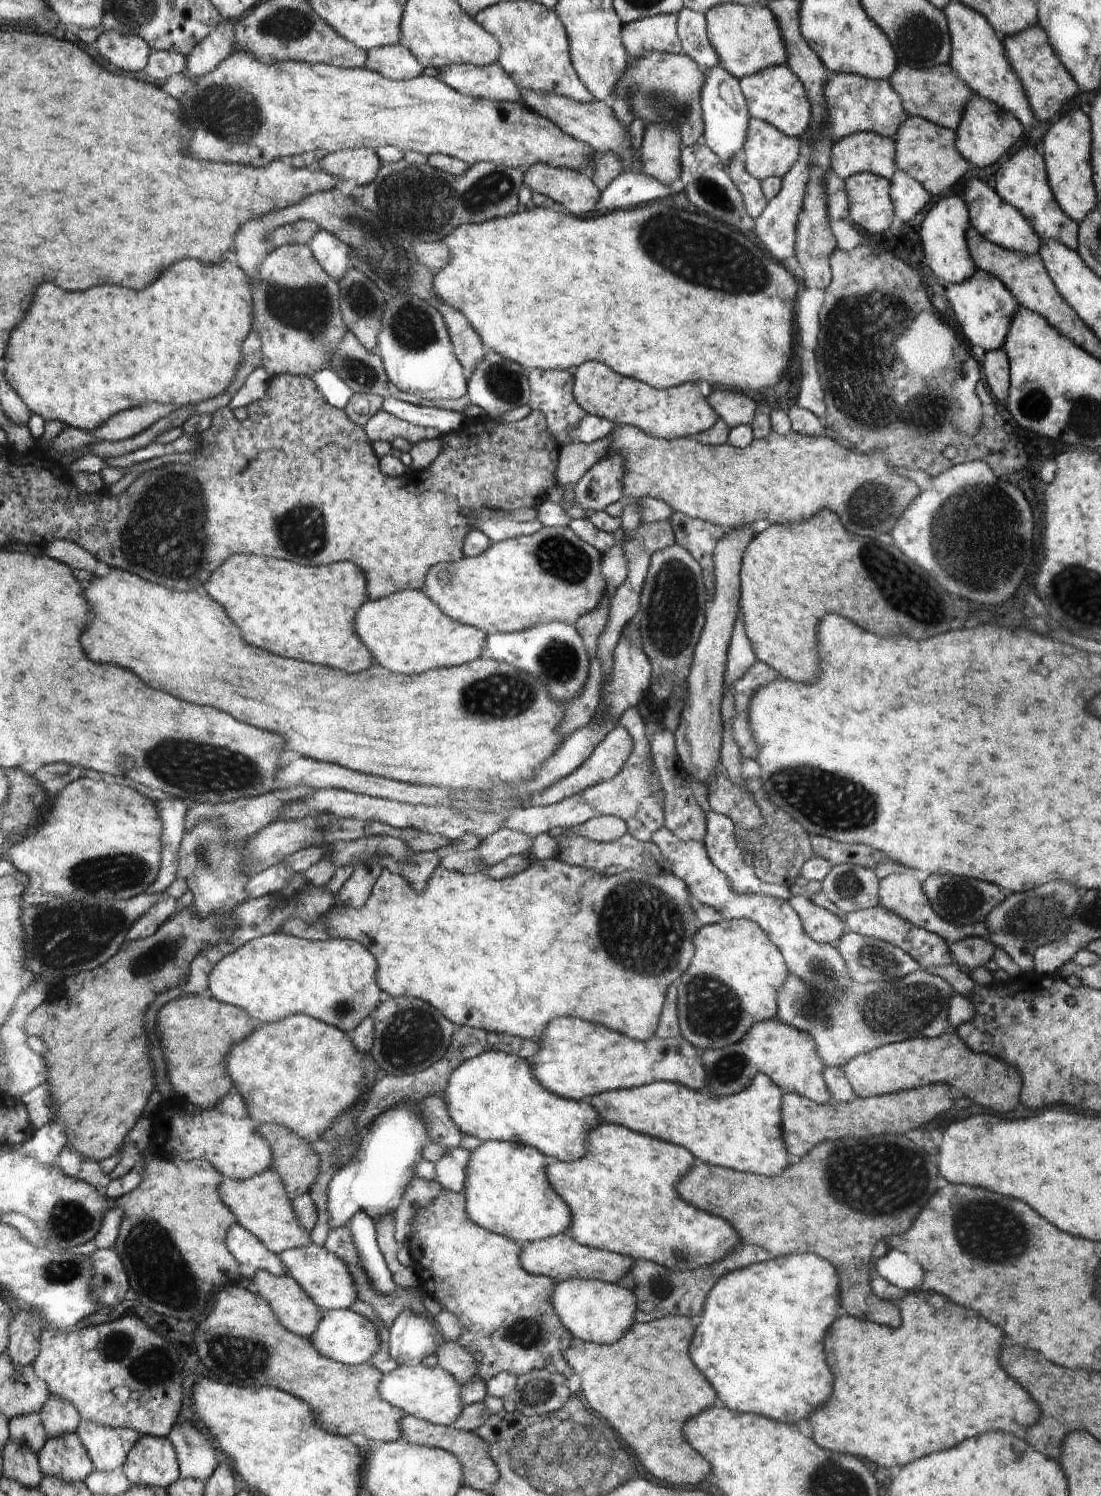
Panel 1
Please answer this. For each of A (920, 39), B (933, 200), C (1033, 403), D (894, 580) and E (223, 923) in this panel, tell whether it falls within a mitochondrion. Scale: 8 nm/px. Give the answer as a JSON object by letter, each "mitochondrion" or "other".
{"A":"mitochondrion","B":"other","C":"mitochondrion","D":"mitochondrion","E":"mitochondrion"}

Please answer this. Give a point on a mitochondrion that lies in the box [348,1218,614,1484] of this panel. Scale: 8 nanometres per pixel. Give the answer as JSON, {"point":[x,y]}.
{"point":[522,1332]}

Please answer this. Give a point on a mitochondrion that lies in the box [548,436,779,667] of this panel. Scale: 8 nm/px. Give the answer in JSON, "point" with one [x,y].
{"point":[674,606]}

